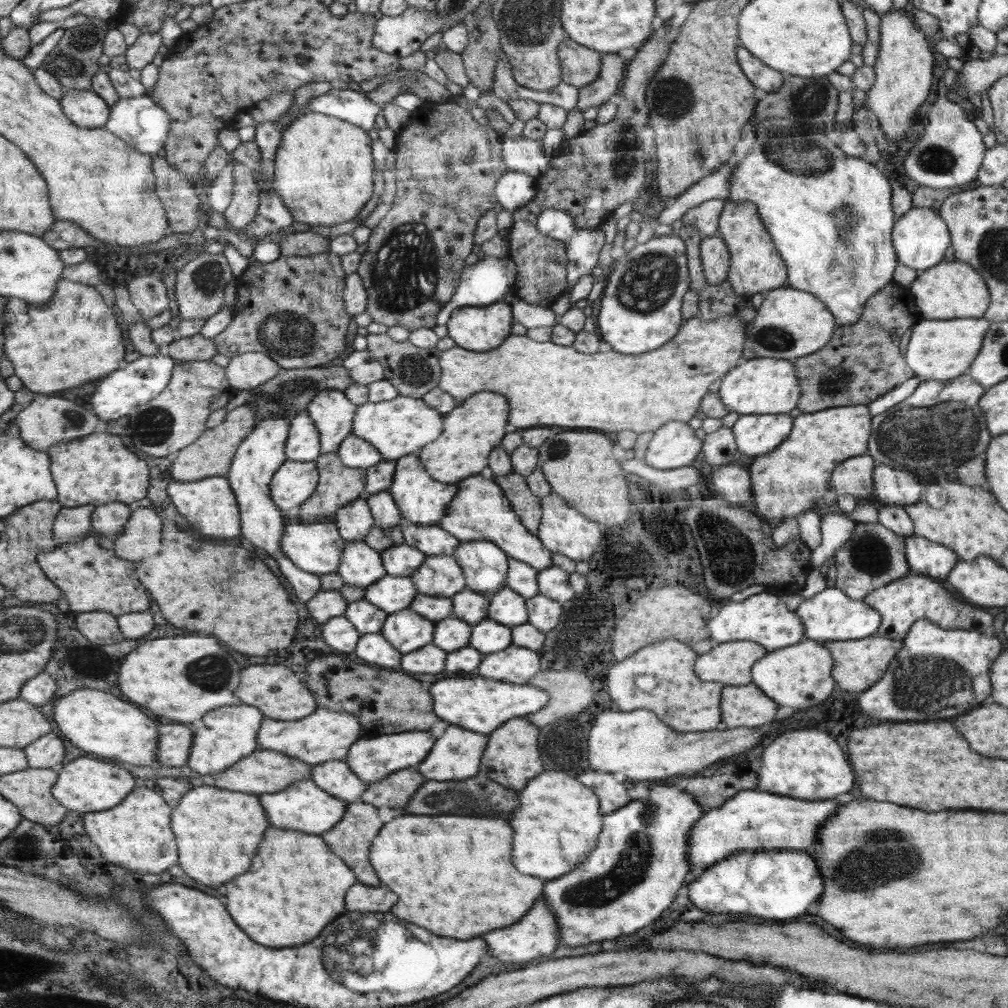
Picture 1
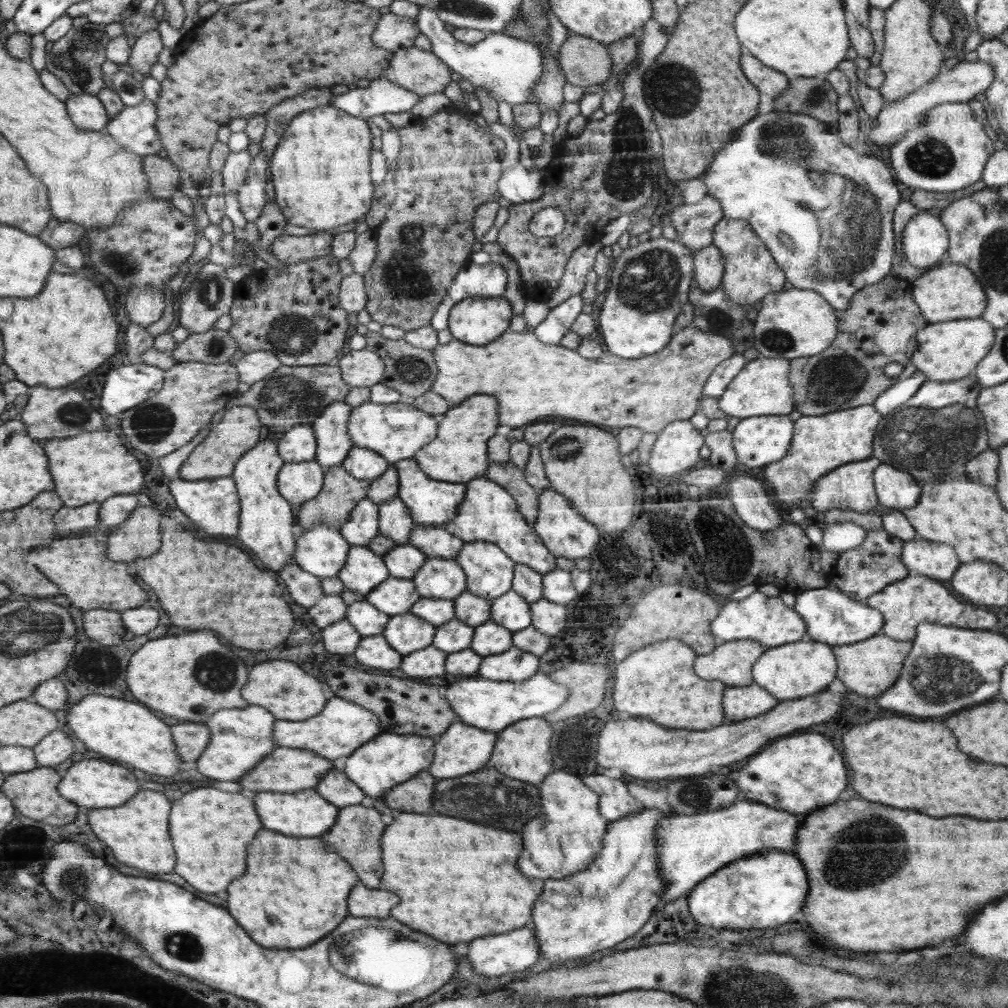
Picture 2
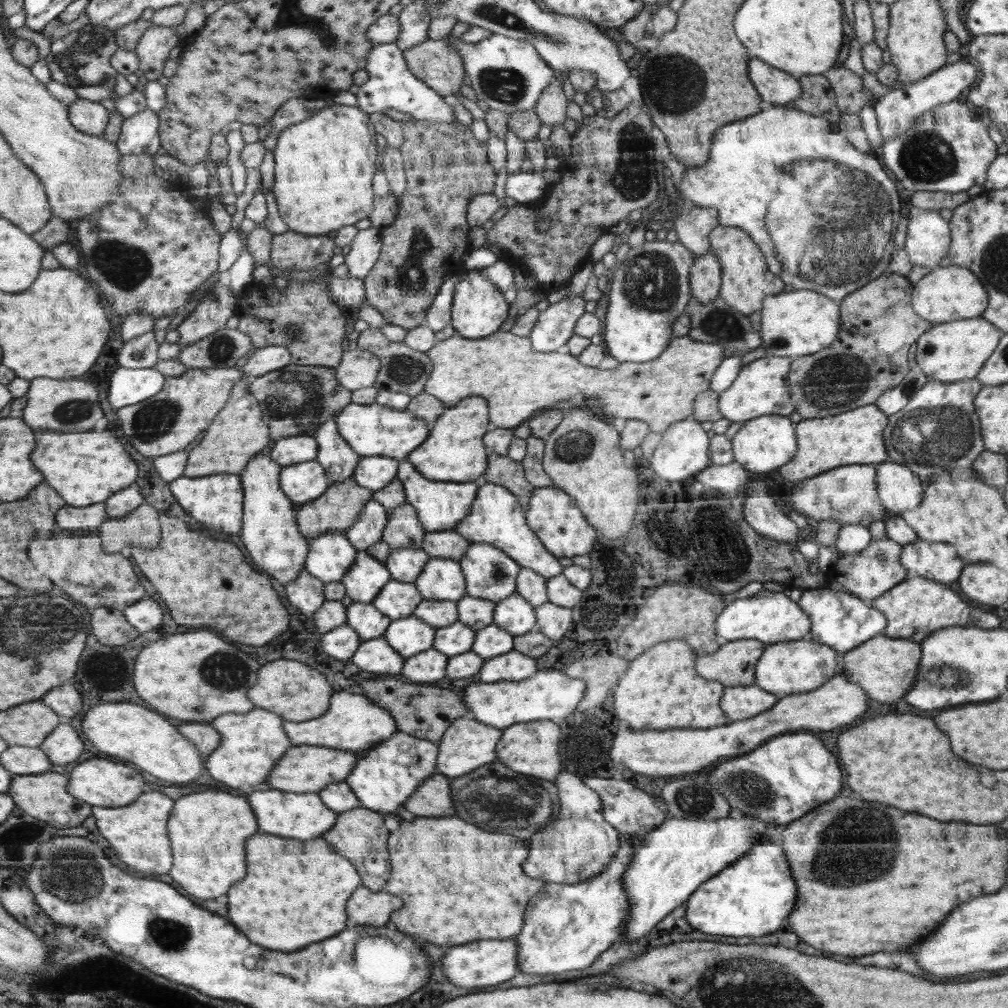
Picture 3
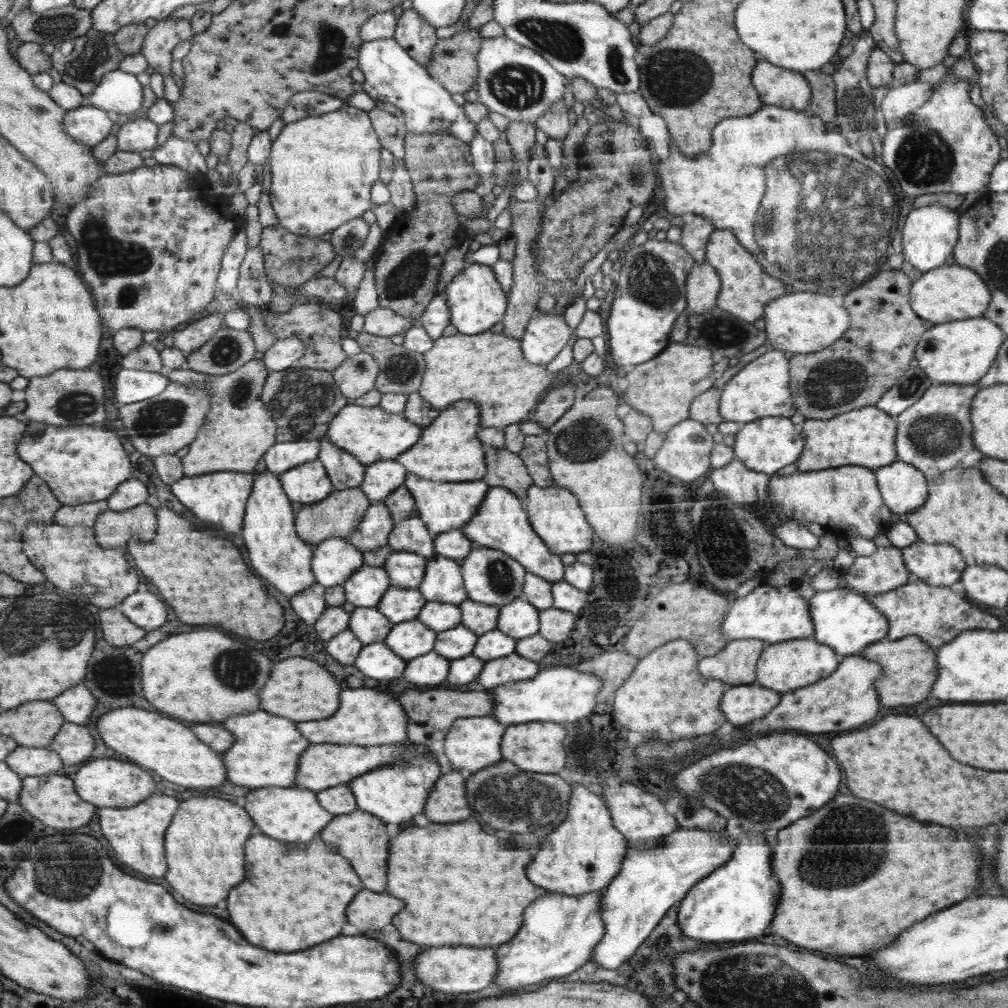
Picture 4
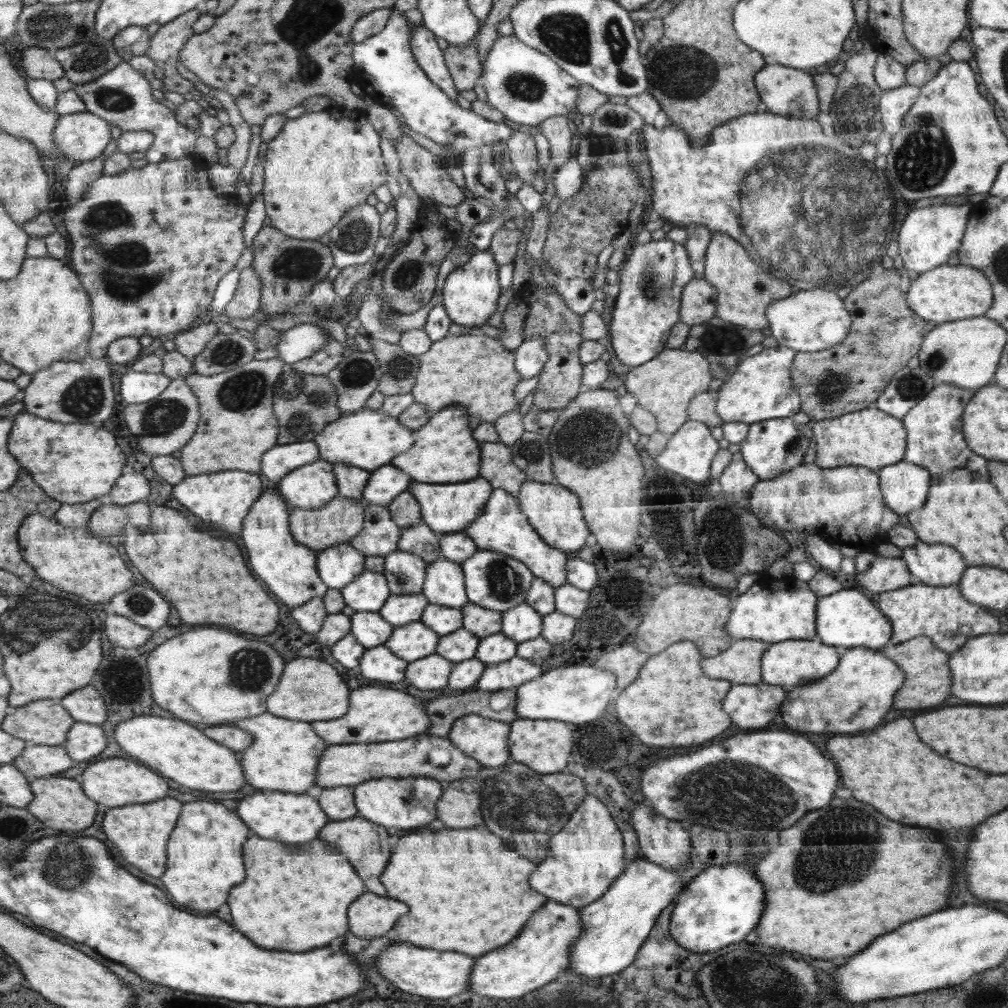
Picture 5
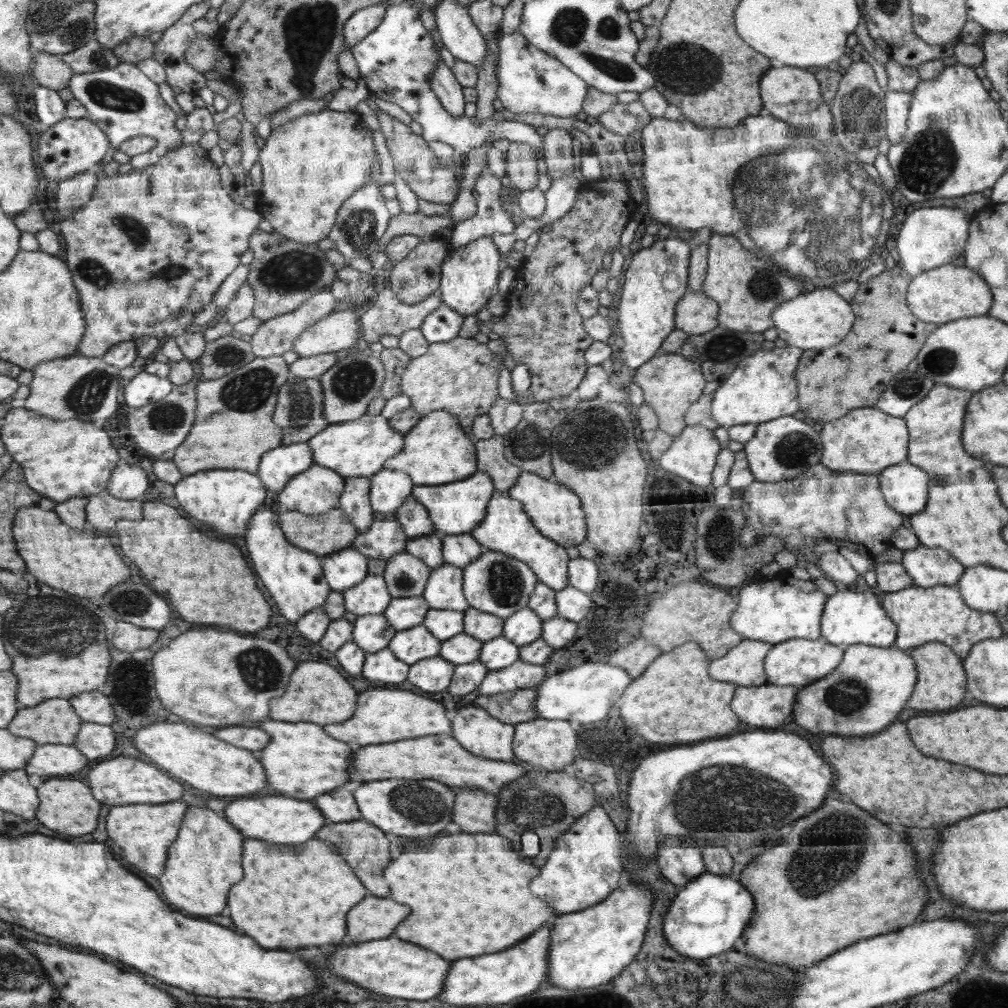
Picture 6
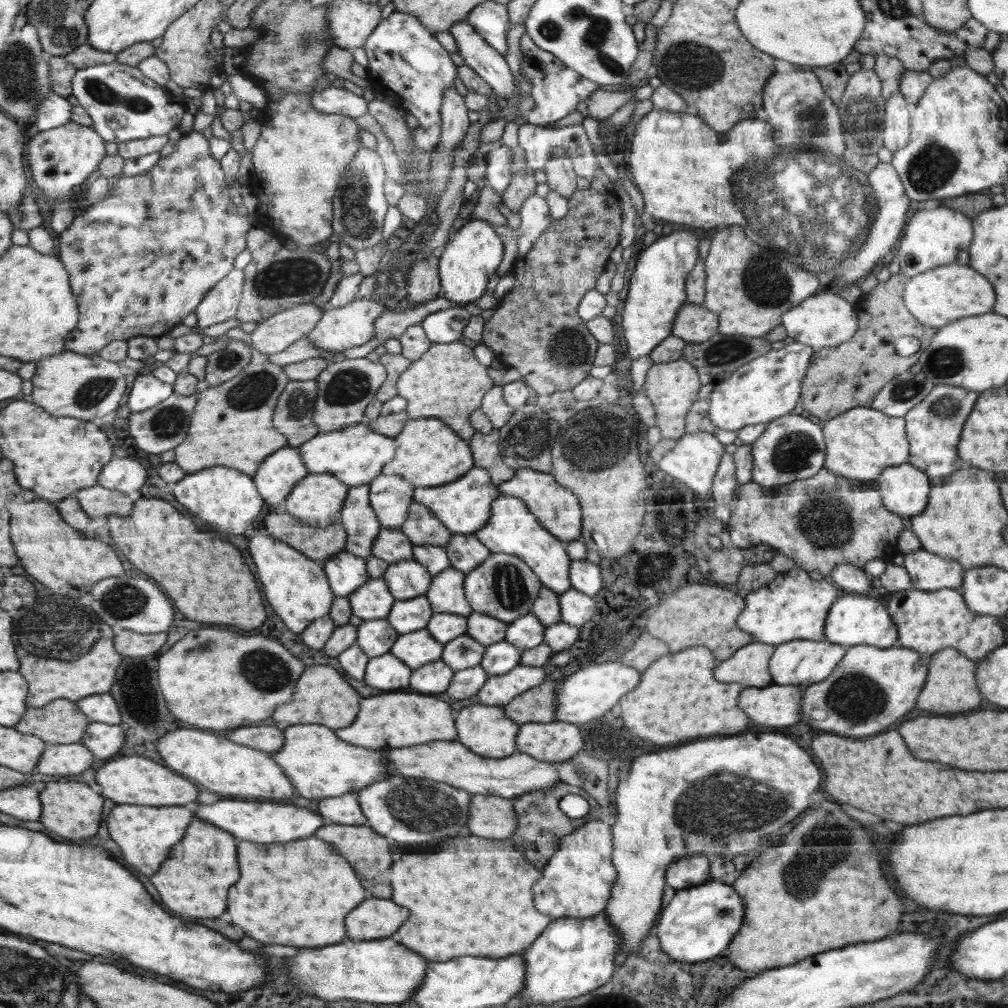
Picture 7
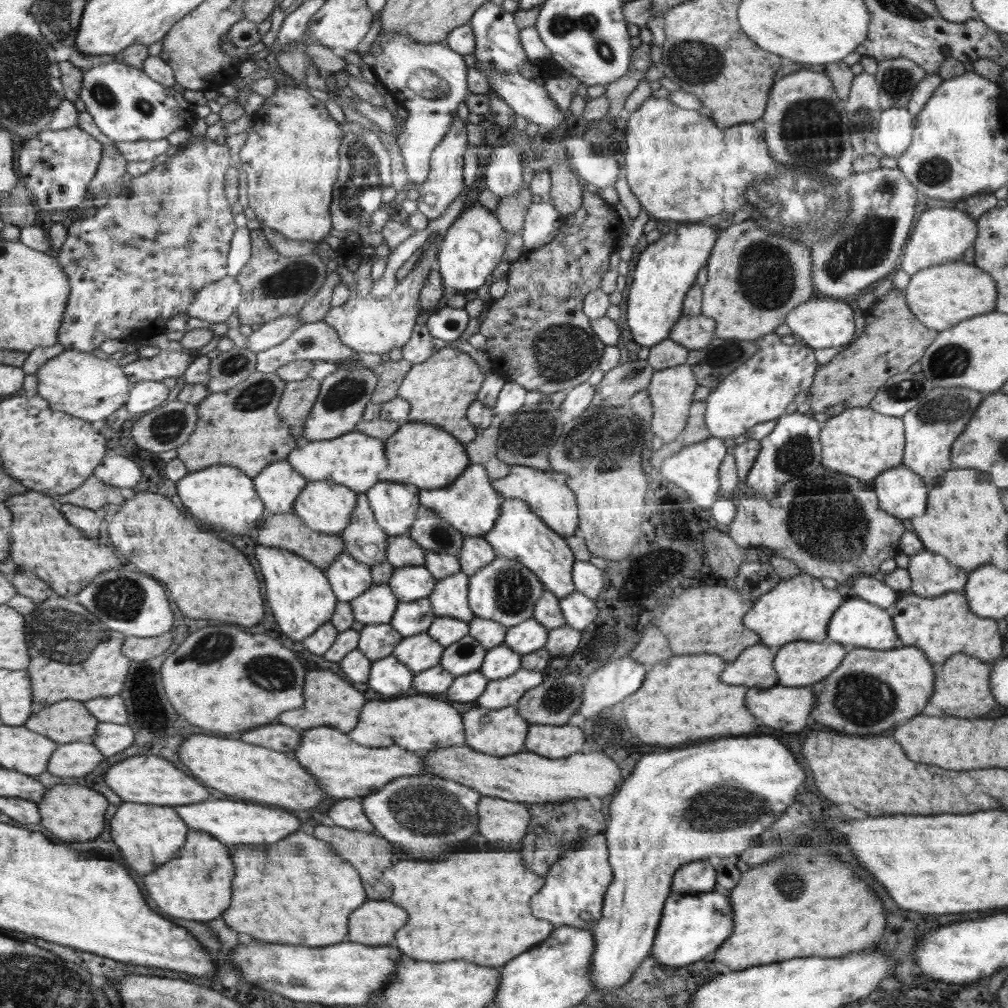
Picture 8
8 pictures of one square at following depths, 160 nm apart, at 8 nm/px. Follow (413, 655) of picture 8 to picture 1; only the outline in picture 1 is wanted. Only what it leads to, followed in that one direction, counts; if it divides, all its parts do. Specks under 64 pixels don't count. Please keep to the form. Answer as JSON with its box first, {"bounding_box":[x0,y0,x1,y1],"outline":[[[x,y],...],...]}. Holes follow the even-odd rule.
{"bounding_box":[380,608,436,655],"outline":[[[410,608],[390,614],[390,618],[386,617],[385,621],[386,630],[380,630],[380,633],[385,635],[385,638],[404,655],[422,649],[426,644],[430,644],[432,642],[432,634],[436,632],[435,621],[427,619],[425,616],[418,614],[417,611],[413,611]]]}

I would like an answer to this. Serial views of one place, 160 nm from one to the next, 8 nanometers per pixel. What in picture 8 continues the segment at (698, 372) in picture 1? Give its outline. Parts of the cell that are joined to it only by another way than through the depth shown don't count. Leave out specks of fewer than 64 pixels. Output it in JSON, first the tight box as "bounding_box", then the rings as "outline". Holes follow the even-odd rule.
{"bounding_box":[397,343,698,443],"outline":[[[450,343],[436,354],[432,354],[425,362],[414,365],[414,370],[409,372],[410,378],[402,382],[402,390],[398,390],[397,393],[398,397],[405,398],[412,408],[409,416],[400,420],[399,424],[402,426],[412,422],[424,422],[438,425],[462,442],[472,442],[476,436],[476,429],[468,420],[468,410],[477,400],[480,386],[483,386],[485,381],[484,374],[478,370],[478,364],[470,355],[456,350]],[[682,364],[655,371],[650,383],[645,386],[653,406],[653,416],[649,423],[649,429],[654,435],[658,435],[664,443],[675,441],[678,439],[678,434],[684,430],[688,421],[688,408],[692,404],[694,390],[698,388],[696,379],[693,368],[688,364]]]}

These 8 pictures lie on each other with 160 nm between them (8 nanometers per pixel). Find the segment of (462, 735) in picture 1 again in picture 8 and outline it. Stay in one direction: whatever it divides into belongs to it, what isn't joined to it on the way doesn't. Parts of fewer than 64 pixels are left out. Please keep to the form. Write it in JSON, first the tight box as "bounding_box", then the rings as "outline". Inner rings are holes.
{"bounding_box":[464,705,532,756],"outline":[[[515,705],[498,710],[475,706],[465,712],[464,717],[466,720],[465,745],[472,750],[479,750],[484,754],[496,756],[513,755],[524,750],[525,741],[532,724],[519,713]]]}

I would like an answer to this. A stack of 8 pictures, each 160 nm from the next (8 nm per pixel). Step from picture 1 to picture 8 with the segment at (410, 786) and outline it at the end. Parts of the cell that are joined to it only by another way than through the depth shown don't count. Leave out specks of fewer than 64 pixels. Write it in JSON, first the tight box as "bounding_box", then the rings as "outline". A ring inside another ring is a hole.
{"bounding_box":[479,798,532,850],"outline":[[[481,798],[479,803],[479,815],[482,818],[482,836],[488,842],[498,842],[496,848],[501,850],[514,850],[522,848],[521,842],[528,836],[532,813],[526,803],[507,801],[503,798]]]}

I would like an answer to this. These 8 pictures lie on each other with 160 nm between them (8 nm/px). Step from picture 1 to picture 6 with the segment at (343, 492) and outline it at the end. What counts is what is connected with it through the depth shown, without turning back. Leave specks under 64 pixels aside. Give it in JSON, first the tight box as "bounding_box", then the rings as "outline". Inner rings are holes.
{"bounding_box":[279,506,359,558],"outline":[[[339,506],[336,509],[330,509],[328,513],[317,515],[283,510],[283,512],[279,513],[279,518],[281,520],[281,529],[291,543],[301,546],[304,550],[309,550],[320,558],[330,555],[330,552],[346,548],[352,540],[356,540],[359,536],[357,527],[350,522],[347,512]]]}

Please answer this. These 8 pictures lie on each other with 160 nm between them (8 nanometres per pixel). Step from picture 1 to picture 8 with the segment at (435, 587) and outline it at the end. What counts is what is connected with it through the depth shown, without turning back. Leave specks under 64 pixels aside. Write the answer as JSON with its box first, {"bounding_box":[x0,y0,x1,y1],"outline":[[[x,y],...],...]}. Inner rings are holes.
{"bounding_box":[429,571,476,622],"outline":[[[462,571],[437,580],[429,601],[437,617],[452,617],[472,622],[476,616],[467,599],[469,575]]]}

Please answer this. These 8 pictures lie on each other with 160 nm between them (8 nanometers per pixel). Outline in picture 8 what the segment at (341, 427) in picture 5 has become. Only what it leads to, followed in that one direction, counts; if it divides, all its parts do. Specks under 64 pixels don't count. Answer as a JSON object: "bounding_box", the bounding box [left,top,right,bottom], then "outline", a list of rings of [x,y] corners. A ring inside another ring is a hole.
{"bounding_box":[286,431,387,493],"outline":[[[350,431],[338,438],[307,441],[293,450],[286,460],[308,481],[328,481],[343,484],[357,493],[366,493],[379,481],[378,473],[387,467],[384,441],[370,435]]]}

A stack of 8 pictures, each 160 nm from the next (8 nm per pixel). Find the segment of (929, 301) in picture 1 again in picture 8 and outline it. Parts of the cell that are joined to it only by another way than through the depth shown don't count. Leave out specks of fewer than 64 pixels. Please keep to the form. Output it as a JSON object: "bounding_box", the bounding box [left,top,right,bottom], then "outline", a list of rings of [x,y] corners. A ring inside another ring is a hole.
{"bounding_box":[903,260,997,332],"outline":[[[963,260],[921,270],[908,282],[903,291],[909,309],[923,324],[938,332],[952,329],[966,318],[996,311],[997,286],[994,279],[986,271]]]}

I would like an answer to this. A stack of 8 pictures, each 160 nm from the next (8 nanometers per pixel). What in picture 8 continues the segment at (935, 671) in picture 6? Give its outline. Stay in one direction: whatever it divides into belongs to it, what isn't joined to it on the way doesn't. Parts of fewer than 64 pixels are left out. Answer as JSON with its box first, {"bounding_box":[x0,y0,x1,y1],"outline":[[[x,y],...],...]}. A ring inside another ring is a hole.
{"bounding_box":[931,653,996,718],"outline":[[[958,653],[941,665],[933,663],[933,666],[938,668],[938,672],[936,672],[936,676],[938,676],[938,694],[934,694],[934,702],[931,702],[931,704],[938,706],[940,710],[944,710],[946,716],[980,718],[996,706],[996,700],[992,698],[990,684],[988,684],[993,668],[992,662],[984,664],[977,658]]]}

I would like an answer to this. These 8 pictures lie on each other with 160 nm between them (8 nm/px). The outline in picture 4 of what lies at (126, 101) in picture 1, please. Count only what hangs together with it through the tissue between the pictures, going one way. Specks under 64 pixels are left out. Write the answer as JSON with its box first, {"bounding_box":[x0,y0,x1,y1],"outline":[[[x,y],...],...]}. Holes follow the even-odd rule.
{"bounding_box":[117,119,159,152],"outline":[[[136,119],[123,124],[117,132],[117,150],[138,152],[154,150],[159,124],[150,119]]]}

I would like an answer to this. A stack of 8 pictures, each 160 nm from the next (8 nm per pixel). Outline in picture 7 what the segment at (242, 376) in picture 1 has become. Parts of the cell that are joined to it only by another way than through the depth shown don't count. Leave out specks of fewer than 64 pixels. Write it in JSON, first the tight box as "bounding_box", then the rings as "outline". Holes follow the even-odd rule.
{"bounding_box":[307,297,397,351],"outline":[[[393,297],[392,302],[384,303],[374,299],[358,299],[346,306],[324,310],[318,324],[307,334],[307,337],[316,348],[326,349],[326,351],[344,351],[355,346],[364,345],[365,342],[372,341],[376,337],[376,320],[388,309],[388,304],[394,307],[397,299]]]}

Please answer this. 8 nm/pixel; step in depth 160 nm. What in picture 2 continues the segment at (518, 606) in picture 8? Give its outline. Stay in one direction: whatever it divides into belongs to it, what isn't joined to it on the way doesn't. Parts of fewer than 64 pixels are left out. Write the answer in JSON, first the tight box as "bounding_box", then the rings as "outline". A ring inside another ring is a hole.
{"bounding_box":[454,542,517,600],"outline":[[[493,542],[465,543],[454,559],[464,571],[466,592],[493,600],[512,588],[517,563]]]}

